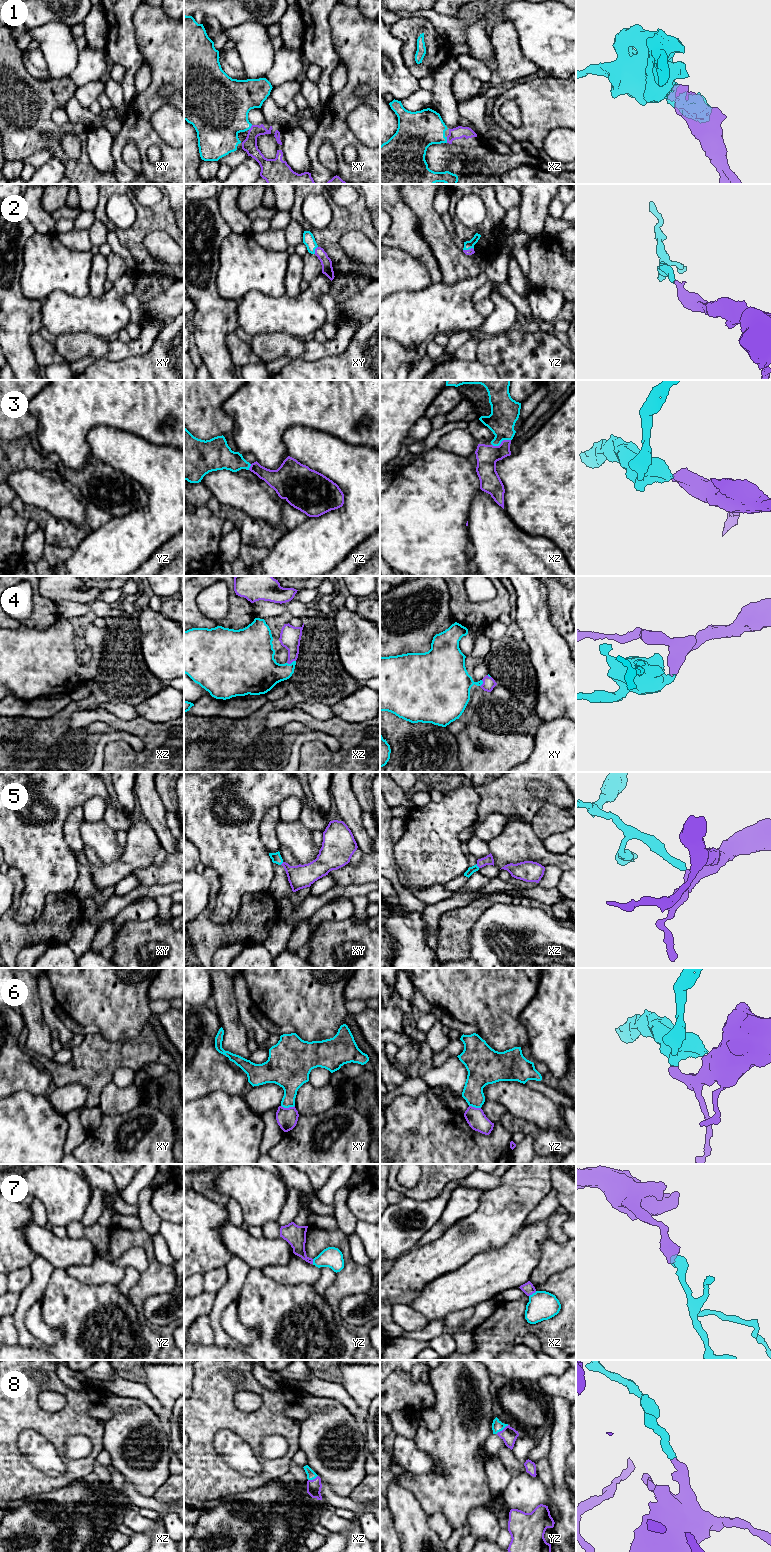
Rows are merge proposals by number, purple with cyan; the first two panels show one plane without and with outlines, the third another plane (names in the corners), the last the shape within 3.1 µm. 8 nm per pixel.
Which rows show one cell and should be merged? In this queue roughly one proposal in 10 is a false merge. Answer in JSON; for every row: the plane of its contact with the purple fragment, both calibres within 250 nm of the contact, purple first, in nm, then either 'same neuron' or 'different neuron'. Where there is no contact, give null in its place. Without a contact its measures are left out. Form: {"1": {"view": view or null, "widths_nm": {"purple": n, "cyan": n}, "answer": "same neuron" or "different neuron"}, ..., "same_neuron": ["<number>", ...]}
{"1": {"view": "xz", "widths_nm": {"purple": 100, "cyan": 300}, "answer": "same neuron"}, "2": {"view": "xy", "widths_nm": {"purple": 90, "cyan": 100}, "answer": "same neuron"}, "3": {"view": "xz", "widths_nm": {"purple": 180, "cyan": 220}, "answer": "same neuron"}, "4": {"view": "xz", "widths_nm": {"purple": 170, "cyan": 280}, "answer": "same neuron"}, "5": {"view": "xz", "widths_nm": {"purple": 80, "cyan": 60}, "answer": "same neuron"}, "6": {"view": "xy", "widths_nm": {"purple": 170, "cyan": 220}, "answer": "different neuron"}, "7": {"view": "xz", "widths_nm": {"purple": 90, "cyan": 240}, "answer": "same neuron"}, "8": {"view": "yz", "widths_nm": {"purple": 130, "cyan": 90}, "answer": "same neuron"}, "same_neuron": ["1", "2", "3", "4", "5", "7", "8"]}

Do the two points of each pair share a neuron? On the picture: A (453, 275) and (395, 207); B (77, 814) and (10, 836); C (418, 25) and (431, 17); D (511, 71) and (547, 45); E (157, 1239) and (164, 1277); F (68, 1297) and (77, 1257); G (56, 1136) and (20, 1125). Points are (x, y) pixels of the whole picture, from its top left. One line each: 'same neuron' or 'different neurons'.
A: different neurons
B: different neurons
C: different neurons
D: different neurons
E: different neurons
F: different neurons
G: same neuron

